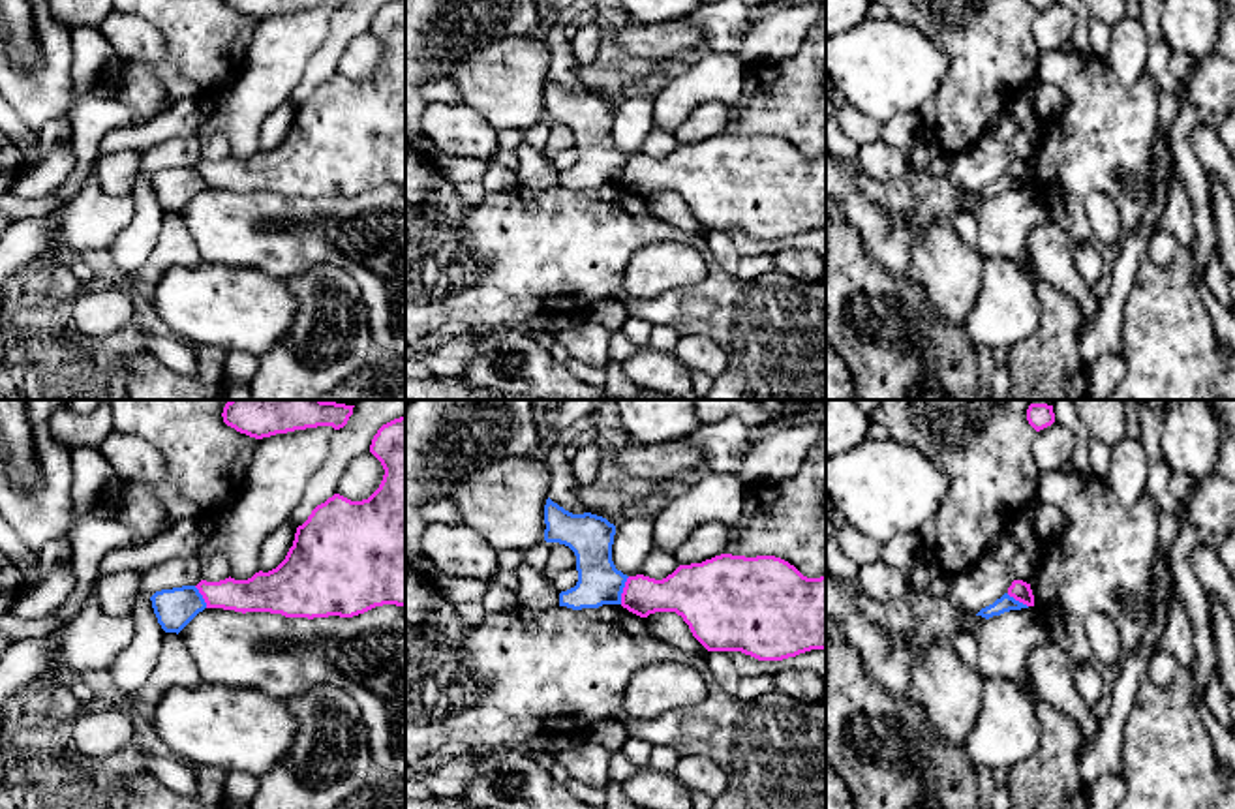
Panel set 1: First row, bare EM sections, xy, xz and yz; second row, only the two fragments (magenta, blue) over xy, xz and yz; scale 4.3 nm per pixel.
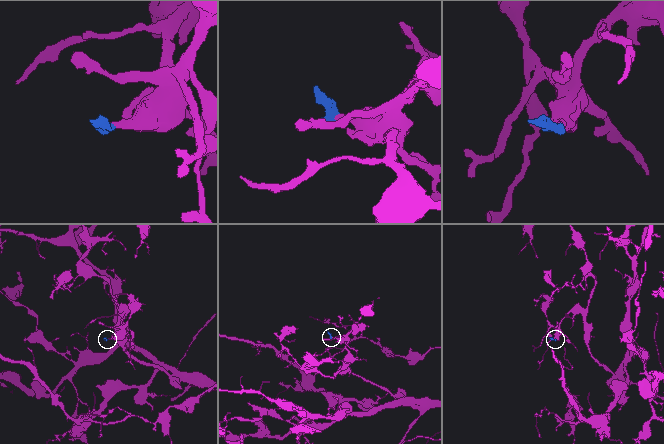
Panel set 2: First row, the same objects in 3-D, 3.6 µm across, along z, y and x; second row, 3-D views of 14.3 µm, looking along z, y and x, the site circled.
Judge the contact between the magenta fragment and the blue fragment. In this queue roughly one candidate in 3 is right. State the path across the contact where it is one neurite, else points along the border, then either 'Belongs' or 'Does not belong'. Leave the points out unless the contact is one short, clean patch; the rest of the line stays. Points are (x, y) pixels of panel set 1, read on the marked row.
Boundary: xz (629, 577), (620, 603). Does not belong

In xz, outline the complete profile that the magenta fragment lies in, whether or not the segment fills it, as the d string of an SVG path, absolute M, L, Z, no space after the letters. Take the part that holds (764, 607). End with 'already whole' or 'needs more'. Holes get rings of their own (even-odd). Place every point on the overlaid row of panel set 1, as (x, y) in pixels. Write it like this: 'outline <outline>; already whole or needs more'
outline M721 554L702 563L679 565L663 580L629 576L621 606L640 618L676 612L708 651L741 651L758 661L783 661L826 649L826 576L807 578L775 556Z; already whole

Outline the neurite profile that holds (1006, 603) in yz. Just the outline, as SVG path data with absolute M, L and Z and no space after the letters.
M1004 593L1000 599L997 599L993 604L982 608L976 616L982 616L985 619L993 618L993 616L1000 616L1004 612L1010 610L1021 610L1021 608L1029 608L1027 604L1015 601L1014 597L1010 597L1008 593Z

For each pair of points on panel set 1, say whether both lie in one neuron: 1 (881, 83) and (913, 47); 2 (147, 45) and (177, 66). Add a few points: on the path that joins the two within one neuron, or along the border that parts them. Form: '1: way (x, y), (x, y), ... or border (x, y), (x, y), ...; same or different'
1: way (886, 74), (903, 57); same
2: border (141, 19), (164, 42), (164, 55), (152, 64); different

